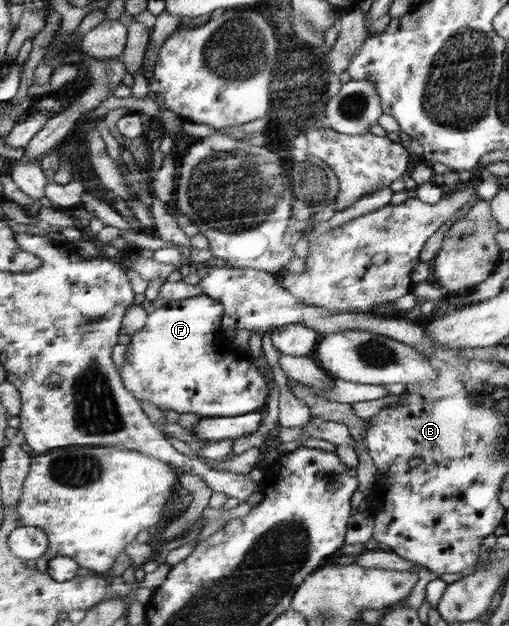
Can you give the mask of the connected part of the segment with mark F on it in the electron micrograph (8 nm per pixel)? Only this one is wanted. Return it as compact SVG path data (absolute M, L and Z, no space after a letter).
M204 294L192 298L171 300L162 307L155 309L154 312L148 315L145 327L131 336L132 341L126 347L123 363L119 366L119 372L121 373L123 383L139 400L151 402L154 406L157 406L163 411L174 410L178 414L192 412L192 414L198 414L201 418L206 418L240 416L256 412L256 408L262 410L262 402L266 404L266 400L269 400L266 380L264 380L264 376L256 370L256 366L252 366L252 362L250 362L249 358L246 358L246 353L244 353L244 351L229 345L229 340L224 336L224 330L221 326L222 320L224 320L224 306L217 300Z

